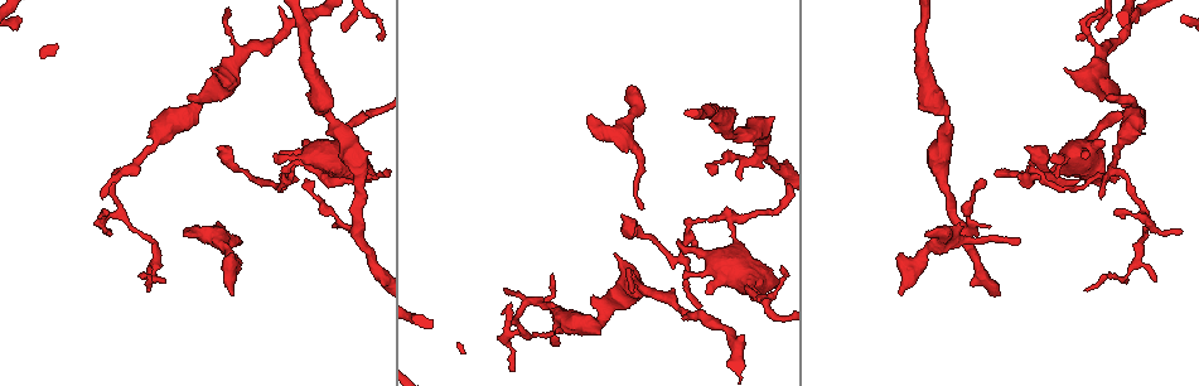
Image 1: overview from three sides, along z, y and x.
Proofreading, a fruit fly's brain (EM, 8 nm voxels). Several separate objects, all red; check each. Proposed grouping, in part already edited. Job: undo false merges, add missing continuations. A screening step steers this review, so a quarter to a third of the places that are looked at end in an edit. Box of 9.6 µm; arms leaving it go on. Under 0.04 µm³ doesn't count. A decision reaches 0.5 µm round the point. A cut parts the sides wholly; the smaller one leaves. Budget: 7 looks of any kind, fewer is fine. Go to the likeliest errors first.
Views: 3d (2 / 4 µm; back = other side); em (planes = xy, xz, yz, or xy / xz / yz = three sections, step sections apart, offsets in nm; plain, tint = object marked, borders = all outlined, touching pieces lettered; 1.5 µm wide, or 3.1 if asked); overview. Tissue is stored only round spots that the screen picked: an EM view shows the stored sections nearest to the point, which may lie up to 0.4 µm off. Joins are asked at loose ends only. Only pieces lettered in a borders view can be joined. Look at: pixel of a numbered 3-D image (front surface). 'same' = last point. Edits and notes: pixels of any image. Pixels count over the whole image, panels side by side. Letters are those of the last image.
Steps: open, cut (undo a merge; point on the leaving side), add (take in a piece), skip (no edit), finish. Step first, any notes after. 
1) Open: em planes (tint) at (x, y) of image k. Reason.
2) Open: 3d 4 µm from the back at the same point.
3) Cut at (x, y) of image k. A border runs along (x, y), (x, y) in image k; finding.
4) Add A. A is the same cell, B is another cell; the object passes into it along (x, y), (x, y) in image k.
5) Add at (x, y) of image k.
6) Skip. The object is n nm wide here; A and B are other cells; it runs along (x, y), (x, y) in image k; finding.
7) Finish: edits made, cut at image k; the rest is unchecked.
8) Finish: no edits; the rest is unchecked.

Open: em planes (borders) at (902, 295) of image 1. Branch stops here.

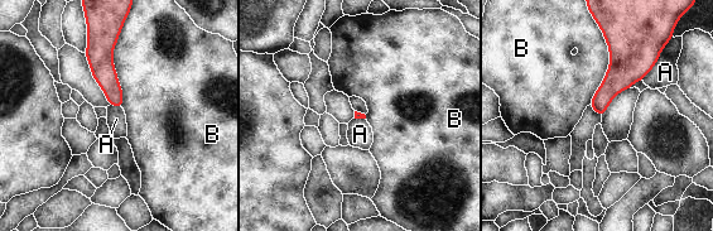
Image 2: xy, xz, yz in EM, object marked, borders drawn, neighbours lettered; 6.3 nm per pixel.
Skip. The longest contact is with B, 500 nm; A and B are other cells; a border runs along (629, 87), (615, 96), (602, 116) in image 2; none of them fits.

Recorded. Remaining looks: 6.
Open: 3d 4 µm at (697, 306) of image 1. Thin end.

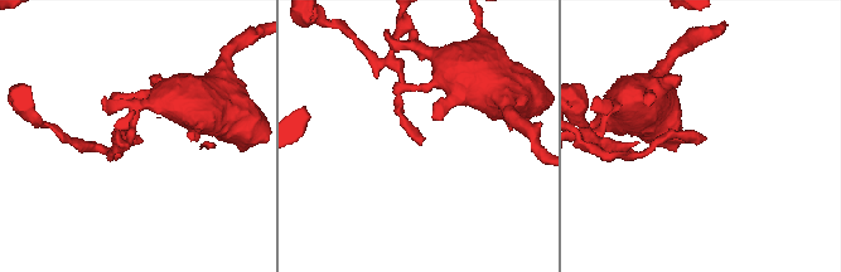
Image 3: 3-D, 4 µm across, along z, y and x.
Open: em planes (plain) at (420, 142) of image 3. Shape alone is not enough.

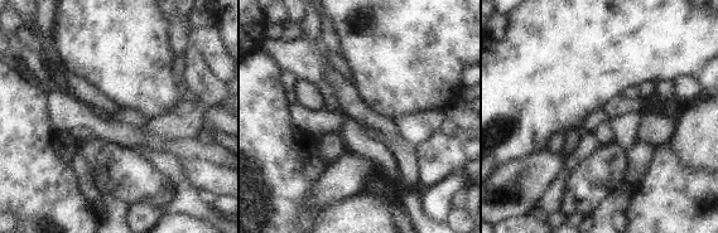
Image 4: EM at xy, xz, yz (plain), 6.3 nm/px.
Open: em planes (borders) at the same point.

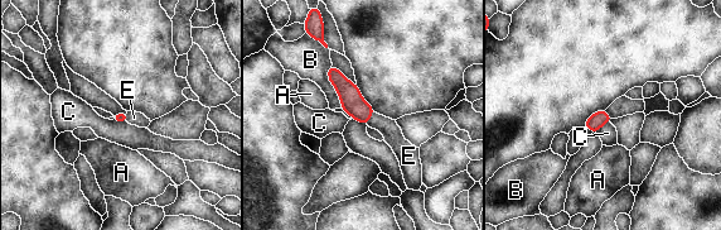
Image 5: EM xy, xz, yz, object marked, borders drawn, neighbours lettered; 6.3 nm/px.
Add E. E is the same cell, A, B and C are other cells; the object passes into it along (353, 104), (369, 116), (388, 128) in image 5; the cell continues.

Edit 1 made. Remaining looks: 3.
Finish: edits made, add at image 5; the rest is unchecked.

